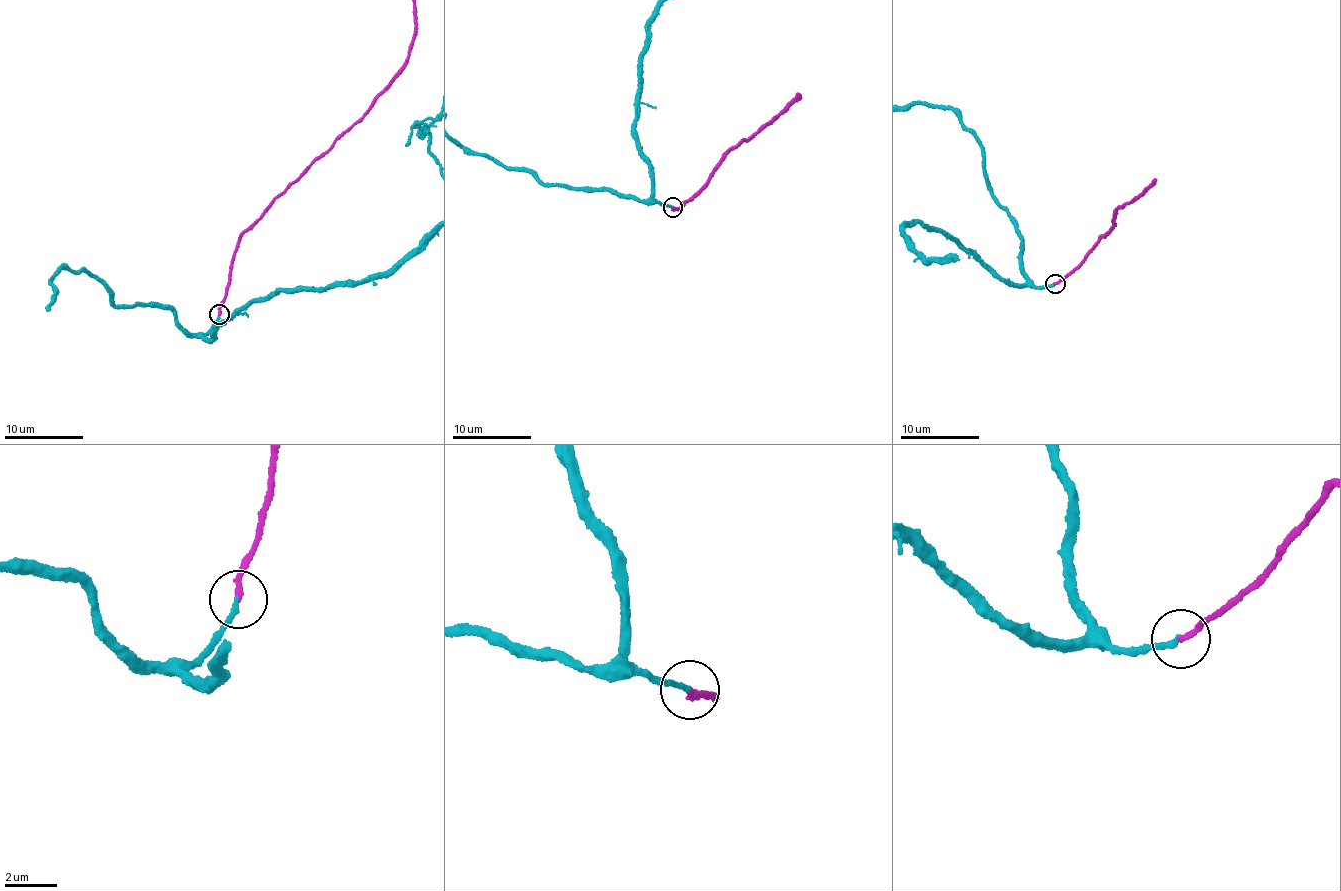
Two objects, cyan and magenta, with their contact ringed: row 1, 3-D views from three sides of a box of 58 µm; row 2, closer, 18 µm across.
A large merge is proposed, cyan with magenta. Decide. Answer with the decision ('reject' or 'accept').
accept

